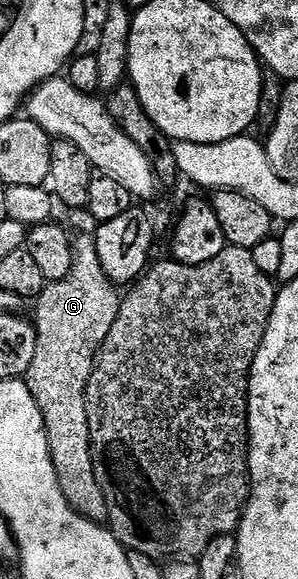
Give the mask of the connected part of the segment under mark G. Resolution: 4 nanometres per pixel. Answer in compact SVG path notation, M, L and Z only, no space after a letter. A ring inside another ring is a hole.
M96 236L72 238L73 266L62 281L48 282L35 299L37 305L37 346L35 359L23 378L25 385L35 395L39 411L45 420L47 443L55 463L55 475L67 503L79 515L98 523L108 522L107 499L95 475L91 451L91 435L87 423L85 388L91 379L93 362L101 349L111 323L119 315L122 294L118 286L103 271L99 263Z

